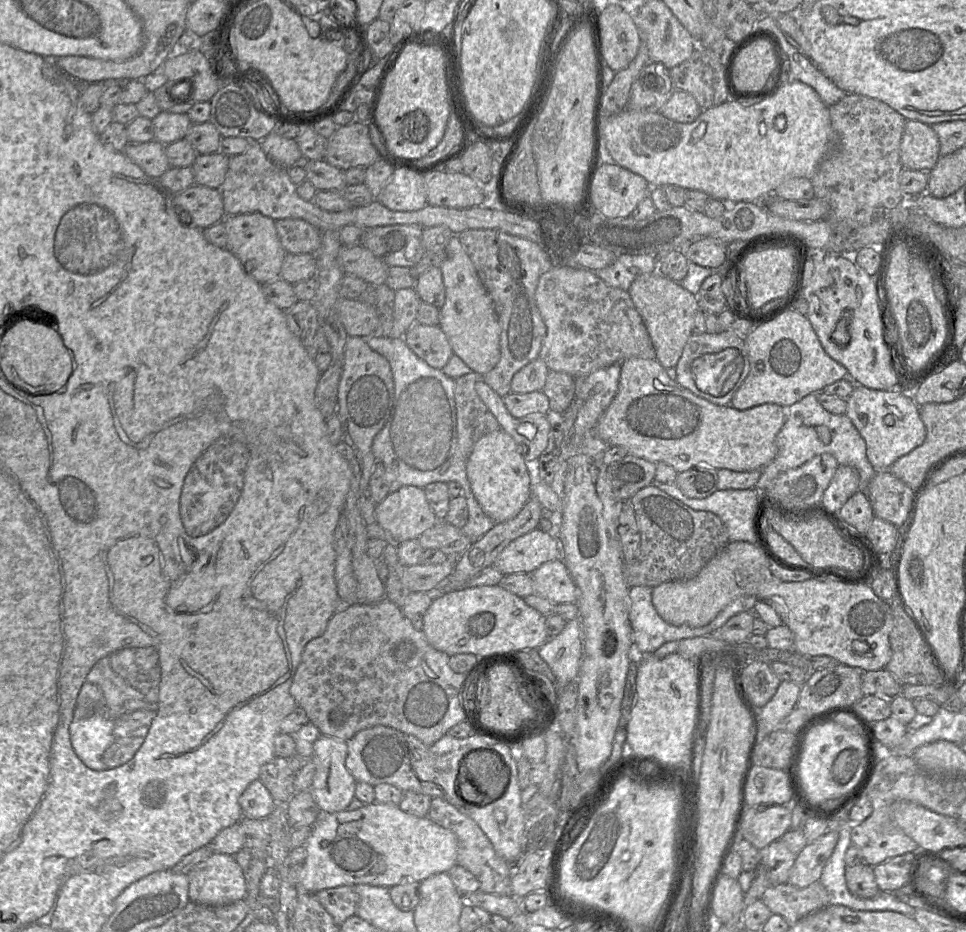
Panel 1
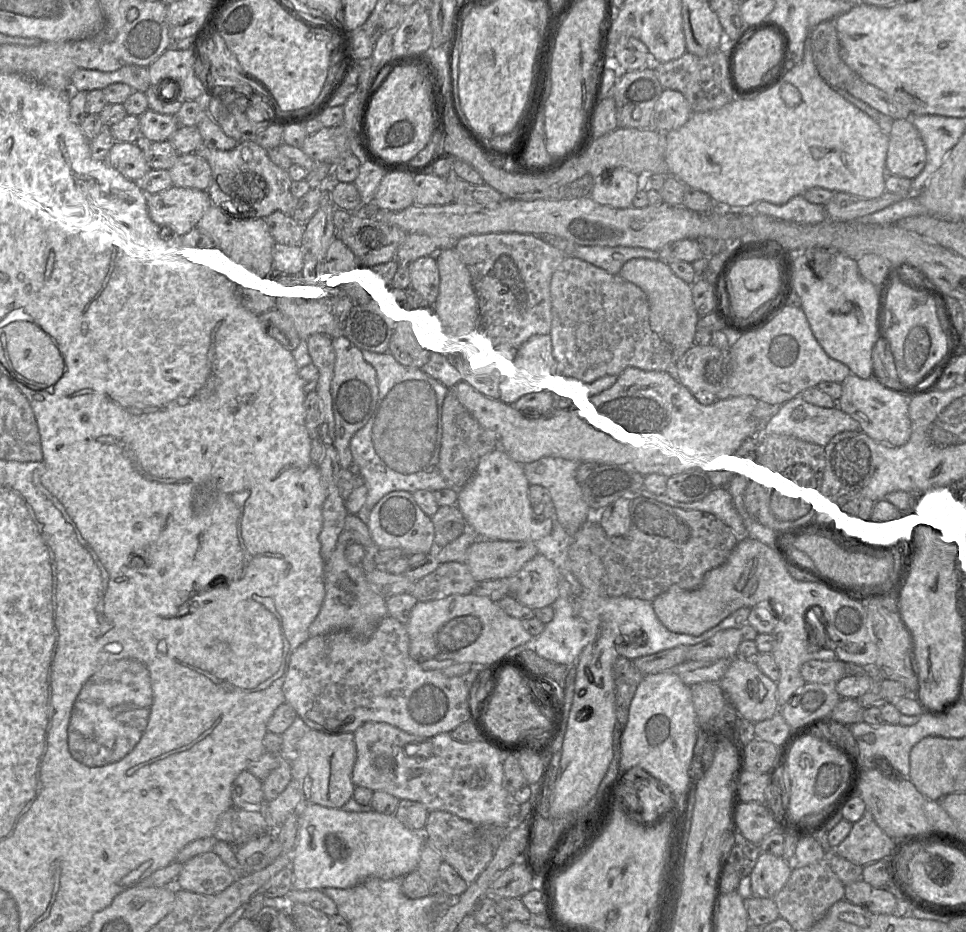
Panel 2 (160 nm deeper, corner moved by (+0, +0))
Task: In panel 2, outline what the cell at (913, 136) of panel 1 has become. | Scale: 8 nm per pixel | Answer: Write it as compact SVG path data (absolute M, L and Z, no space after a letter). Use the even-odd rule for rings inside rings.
M895 119L889 134L888 174L914 179L927 161L925 143L911 119Z

